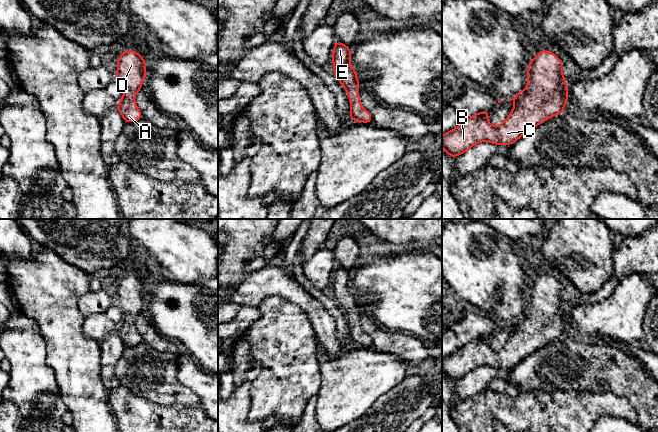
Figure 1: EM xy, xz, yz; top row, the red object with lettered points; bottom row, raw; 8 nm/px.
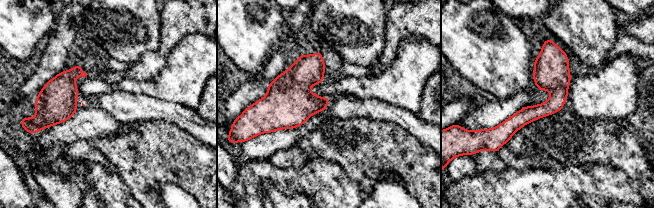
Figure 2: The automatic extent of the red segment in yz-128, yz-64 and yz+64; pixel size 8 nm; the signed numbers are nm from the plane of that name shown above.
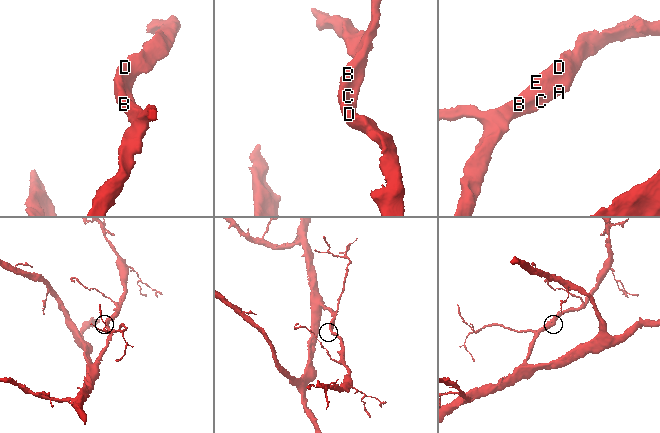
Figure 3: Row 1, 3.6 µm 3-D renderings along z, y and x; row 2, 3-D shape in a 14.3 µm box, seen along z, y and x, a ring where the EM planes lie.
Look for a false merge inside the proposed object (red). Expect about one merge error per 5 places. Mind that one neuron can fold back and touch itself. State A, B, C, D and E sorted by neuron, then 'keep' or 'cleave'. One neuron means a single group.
A B C D E | keep

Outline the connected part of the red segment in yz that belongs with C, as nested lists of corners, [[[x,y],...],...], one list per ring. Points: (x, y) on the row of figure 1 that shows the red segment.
[[[541,49],[535,58],[530,59],[527,71],[527,88],[508,100],[508,102],[513,100],[515,105],[504,122],[500,126],[491,126],[488,120],[490,110],[472,115],[456,128],[442,135],[442,147],[446,153],[455,158],[484,141],[496,145],[512,145],[534,127],[555,115],[563,114],[569,96],[568,83],[563,76],[562,69],[562,61],[556,54]]]

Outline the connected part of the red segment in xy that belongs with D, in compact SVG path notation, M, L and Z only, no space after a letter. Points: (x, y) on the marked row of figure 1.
M131 49L123 51L117 60L115 79L125 95L118 101L116 109L125 123L132 123L143 118L134 96L141 91L142 83L146 79L146 69L146 62L141 54Z

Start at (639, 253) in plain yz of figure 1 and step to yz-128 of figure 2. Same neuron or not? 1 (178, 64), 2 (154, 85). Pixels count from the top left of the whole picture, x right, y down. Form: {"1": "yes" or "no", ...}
{"1": "no", "2": "no"}

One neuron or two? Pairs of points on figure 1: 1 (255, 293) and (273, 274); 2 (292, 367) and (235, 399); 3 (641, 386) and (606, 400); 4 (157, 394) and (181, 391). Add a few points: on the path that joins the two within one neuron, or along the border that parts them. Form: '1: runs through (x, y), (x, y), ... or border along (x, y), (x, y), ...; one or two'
1: runs through (259, 288), (268, 279); one
2: border along (259, 371), (251, 381), (248, 416); two
3: border along (595, 392), (612, 392), (623, 396), (635, 411); two
4: runs through (163, 391), (175, 391); one

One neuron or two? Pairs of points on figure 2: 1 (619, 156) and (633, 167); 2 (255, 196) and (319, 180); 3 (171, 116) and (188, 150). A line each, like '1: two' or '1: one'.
1: one
2: one
3: two

